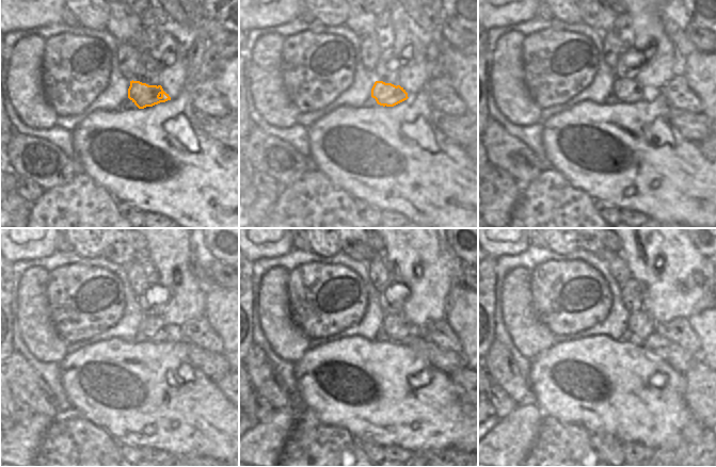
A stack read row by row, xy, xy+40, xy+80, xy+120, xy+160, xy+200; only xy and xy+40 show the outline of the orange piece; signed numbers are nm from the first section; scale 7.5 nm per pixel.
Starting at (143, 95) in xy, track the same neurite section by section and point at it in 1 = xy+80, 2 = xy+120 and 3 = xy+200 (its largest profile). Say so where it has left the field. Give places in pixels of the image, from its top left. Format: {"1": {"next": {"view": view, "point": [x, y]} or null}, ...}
{"1": {"next": {"view": "xy+80", "point": [629, 91]}}, "2": {"next": {"view": "xy+120", "point": [156, 329]}}, "3": {"next": {"view": "xy+200", "point": [641, 324]}}}

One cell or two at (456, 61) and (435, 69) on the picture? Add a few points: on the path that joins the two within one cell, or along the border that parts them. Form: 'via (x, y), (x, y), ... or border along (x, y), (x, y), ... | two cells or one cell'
border along (441, 53), (443, 66) | two cells

